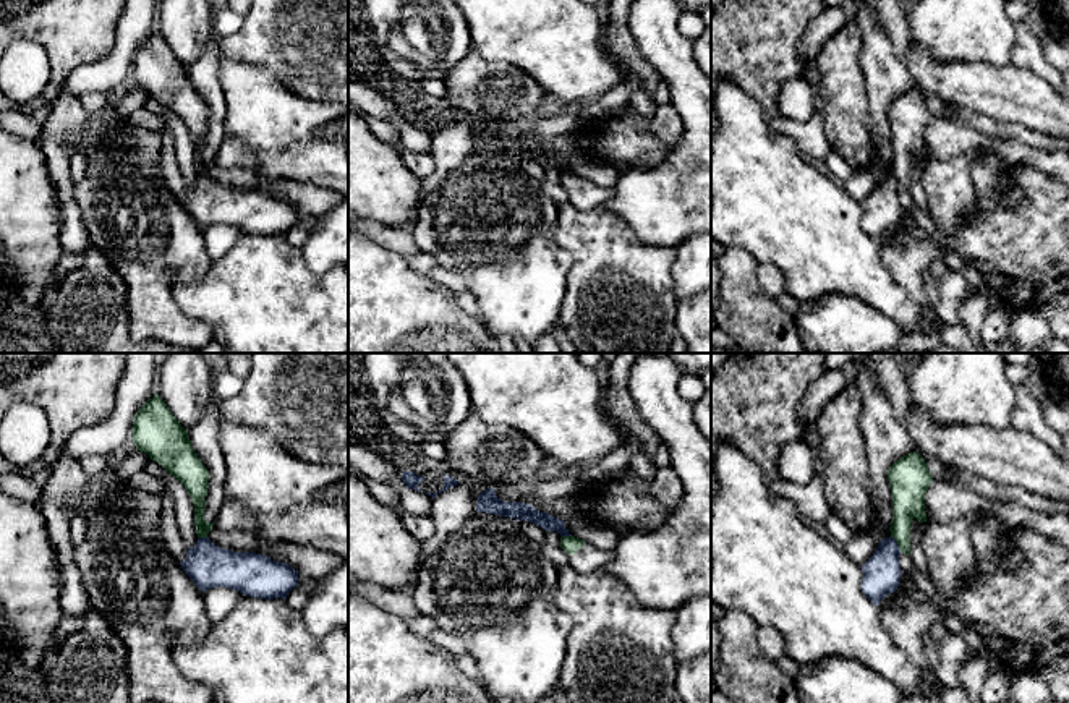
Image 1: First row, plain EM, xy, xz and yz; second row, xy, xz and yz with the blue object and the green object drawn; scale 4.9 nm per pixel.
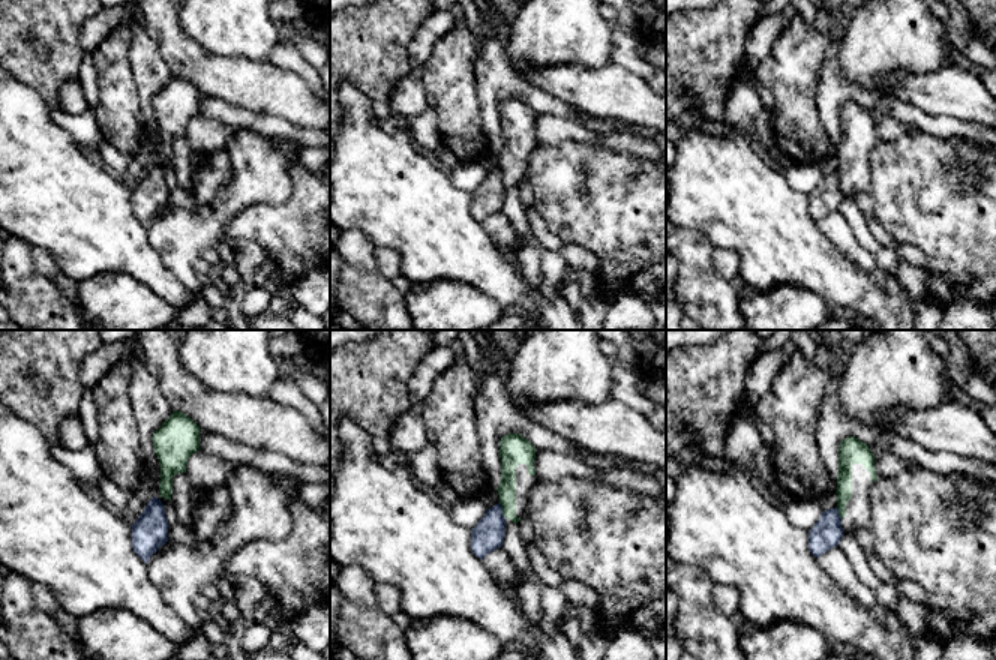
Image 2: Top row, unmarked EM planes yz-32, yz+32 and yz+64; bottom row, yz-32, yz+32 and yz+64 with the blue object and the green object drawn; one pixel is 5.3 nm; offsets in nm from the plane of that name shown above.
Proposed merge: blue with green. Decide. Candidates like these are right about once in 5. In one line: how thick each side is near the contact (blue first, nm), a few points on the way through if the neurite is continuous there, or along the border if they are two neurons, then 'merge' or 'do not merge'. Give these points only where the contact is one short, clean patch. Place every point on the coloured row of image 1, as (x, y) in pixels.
190 nm thick on the blue side, 160 nm on the other; border along yz (891, 535), (901, 551); do not merge

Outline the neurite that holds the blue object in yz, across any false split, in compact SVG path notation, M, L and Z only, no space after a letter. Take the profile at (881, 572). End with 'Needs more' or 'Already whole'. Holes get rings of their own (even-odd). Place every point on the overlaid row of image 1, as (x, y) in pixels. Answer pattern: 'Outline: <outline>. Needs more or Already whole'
Outline: M892 536L879 539L873 556L862 565L862 591L875 604L894 593L901 582L899 546Z. Already whole

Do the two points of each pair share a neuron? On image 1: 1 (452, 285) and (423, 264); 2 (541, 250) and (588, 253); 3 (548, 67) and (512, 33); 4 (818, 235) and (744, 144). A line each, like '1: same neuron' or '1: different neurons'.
1: same neuron
2: different neurons
3: same neuron
4: same neuron

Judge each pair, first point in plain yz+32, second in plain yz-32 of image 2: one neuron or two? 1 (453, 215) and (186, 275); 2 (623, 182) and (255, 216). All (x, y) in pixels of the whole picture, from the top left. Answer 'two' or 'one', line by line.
1: two
2: one

